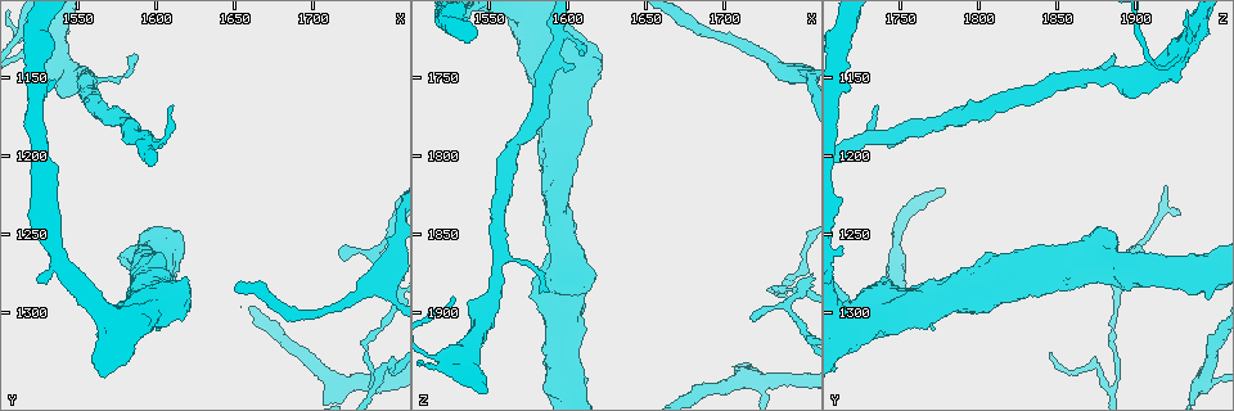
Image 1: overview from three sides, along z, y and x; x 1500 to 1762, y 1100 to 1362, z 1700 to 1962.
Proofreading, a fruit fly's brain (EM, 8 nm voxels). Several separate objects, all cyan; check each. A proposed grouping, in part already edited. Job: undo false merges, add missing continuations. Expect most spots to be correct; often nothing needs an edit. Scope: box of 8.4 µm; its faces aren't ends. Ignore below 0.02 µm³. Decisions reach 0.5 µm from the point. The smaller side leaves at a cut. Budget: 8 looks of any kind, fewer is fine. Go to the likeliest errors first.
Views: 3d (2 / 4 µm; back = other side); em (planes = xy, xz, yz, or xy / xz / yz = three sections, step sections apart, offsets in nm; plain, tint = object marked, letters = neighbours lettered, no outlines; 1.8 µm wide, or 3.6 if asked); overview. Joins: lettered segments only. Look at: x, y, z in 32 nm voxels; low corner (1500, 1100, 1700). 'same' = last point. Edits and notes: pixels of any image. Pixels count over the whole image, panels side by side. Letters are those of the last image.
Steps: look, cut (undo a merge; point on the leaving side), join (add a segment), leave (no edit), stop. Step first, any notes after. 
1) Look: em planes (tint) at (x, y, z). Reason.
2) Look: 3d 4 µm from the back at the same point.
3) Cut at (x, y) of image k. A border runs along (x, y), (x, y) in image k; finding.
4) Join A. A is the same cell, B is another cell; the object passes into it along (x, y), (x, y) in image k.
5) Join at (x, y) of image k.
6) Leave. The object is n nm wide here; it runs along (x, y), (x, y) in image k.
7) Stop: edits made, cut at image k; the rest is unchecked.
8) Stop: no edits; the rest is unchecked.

Look: em planes (letters) at (1720, 1346, 1944). Sudden change in width.

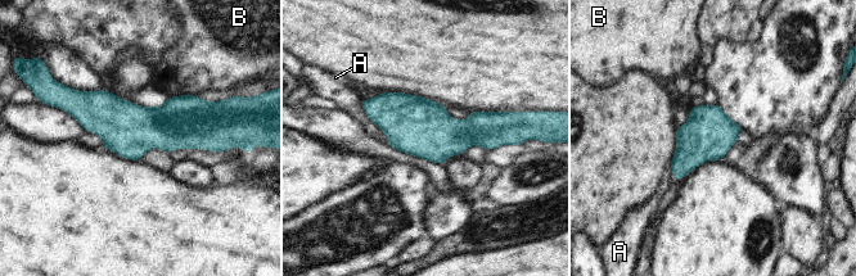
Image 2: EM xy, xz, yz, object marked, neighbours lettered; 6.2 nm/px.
Leave. A and B are other cells; it runs along (67, 105), (125, 127), (215, 129) in image 2; continuous, no second neuron.

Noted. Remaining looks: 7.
Look: em yz step 4 (tint) at (1740, 1262, 1896). Narrows sharply.

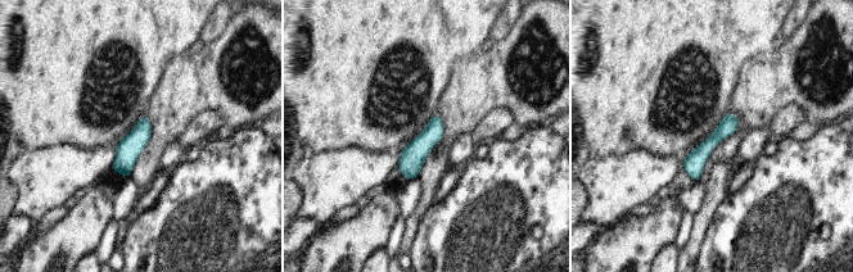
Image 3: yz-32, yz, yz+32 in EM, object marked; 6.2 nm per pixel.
Look: em planes (letters) at the same point. Cut it another way.

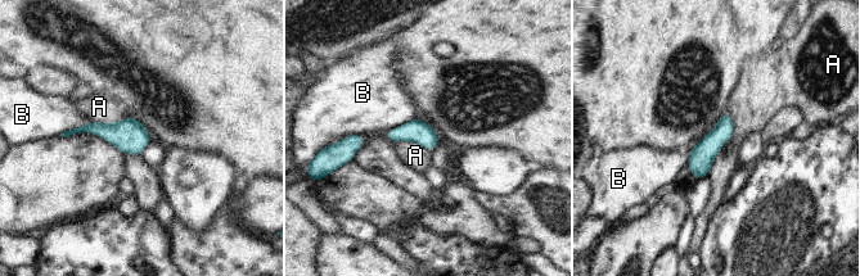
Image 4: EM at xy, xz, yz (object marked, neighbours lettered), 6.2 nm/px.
Leave. The longest contact is with A, 240 nm; A and B are other cells; a border runs along (395, 141), (419, 143), (430, 152) in image 4; one neuron here.

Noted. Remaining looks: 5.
Look: 3d 2 µm from the back at (1736, 1348, 1886). Abrupt turn.

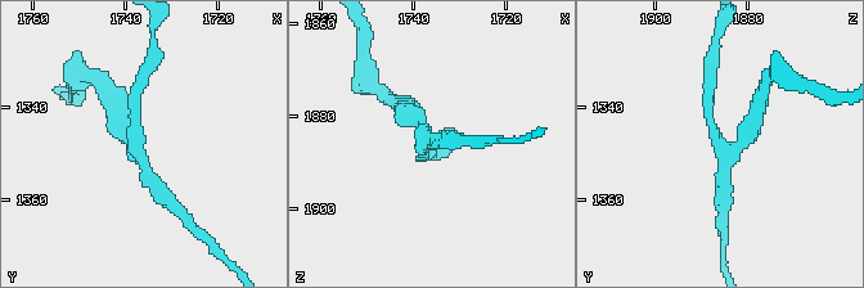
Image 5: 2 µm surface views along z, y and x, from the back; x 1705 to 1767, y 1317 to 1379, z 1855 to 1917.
Look: em 3.6 µm planes (tint) at (1738, 1348, 1885).

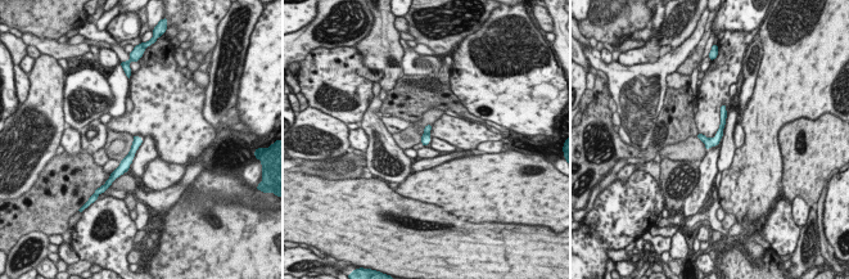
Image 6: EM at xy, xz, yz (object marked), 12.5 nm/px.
Look: em 3.6 µm planes (letters) at the same point.

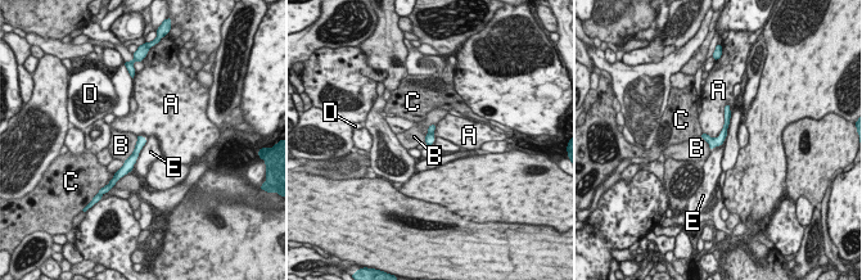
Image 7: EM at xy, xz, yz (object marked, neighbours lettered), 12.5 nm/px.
Leave. A, B, C, D and E are other cells; a border runs along (727, 103), (721, 132), (703, 134) in image 7; all the same neuron.

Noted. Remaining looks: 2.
Stop: no edits; the rest is unchecked.

